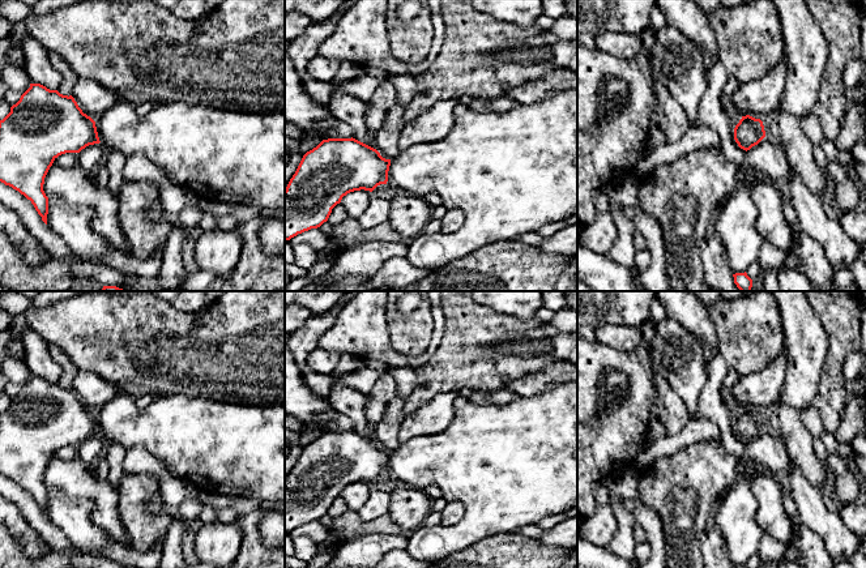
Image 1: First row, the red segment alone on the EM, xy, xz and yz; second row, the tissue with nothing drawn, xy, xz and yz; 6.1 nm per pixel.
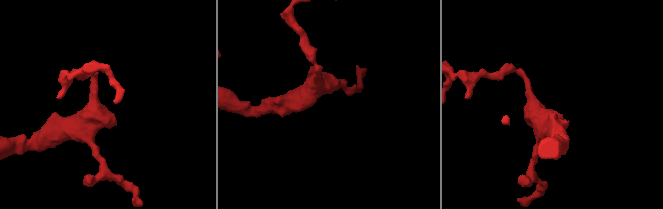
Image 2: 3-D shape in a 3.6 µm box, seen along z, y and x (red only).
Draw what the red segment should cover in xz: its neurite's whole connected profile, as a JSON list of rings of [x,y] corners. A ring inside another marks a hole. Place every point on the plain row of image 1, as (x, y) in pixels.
[[[577,383],[562,384],[532,397],[519,396],[515,401],[503,406],[478,406],[458,397],[455,402],[455,417],[452,424],[444,432],[413,437],[408,443],[400,444],[393,452],[383,450],[376,441],[353,430],[323,432],[316,440],[303,448],[295,466],[285,482],[285,533],[290,533],[298,526],[311,521],[320,520],[328,513],[332,501],[340,496],[342,490],[347,486],[361,482],[372,484],[377,478],[387,475],[393,483],[406,484],[415,488],[425,488],[428,484],[436,484],[441,491],[441,496],[447,501],[460,501],[464,504],[464,517],[456,525],[449,528],[422,525],[408,537],[408,554],[415,560],[423,560],[431,564],[443,560],[449,555],[457,554],[489,537],[507,537],[520,528],[538,525],[538,522],[545,517],[566,513],[577,505]]]

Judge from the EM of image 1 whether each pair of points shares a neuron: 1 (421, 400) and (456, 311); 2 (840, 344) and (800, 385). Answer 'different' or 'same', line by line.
1: same
2: different

